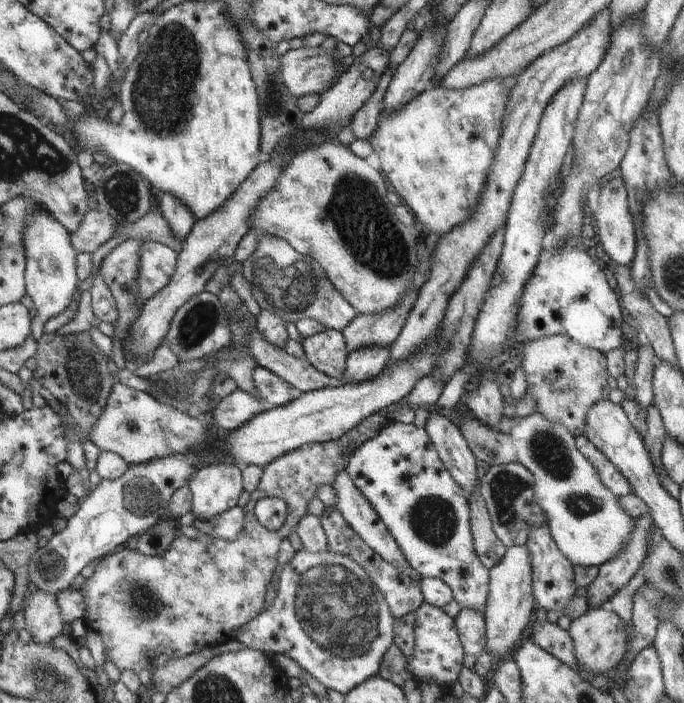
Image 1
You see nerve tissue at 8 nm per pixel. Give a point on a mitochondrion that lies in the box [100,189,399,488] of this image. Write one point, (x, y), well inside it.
(290, 285)

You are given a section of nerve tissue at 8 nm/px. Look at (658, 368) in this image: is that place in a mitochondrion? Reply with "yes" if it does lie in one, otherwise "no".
no

